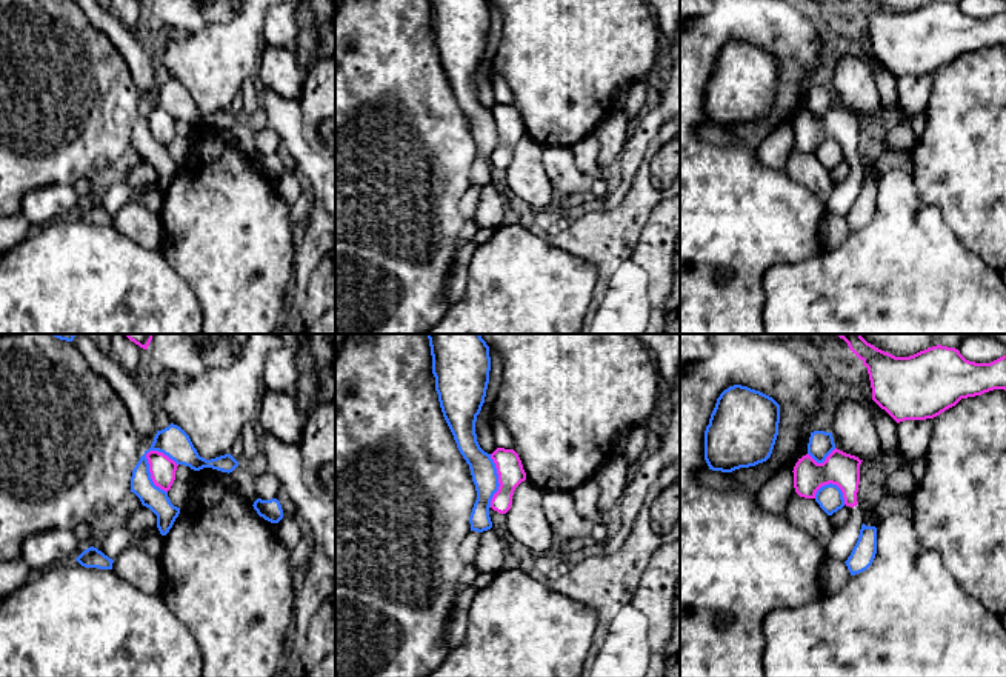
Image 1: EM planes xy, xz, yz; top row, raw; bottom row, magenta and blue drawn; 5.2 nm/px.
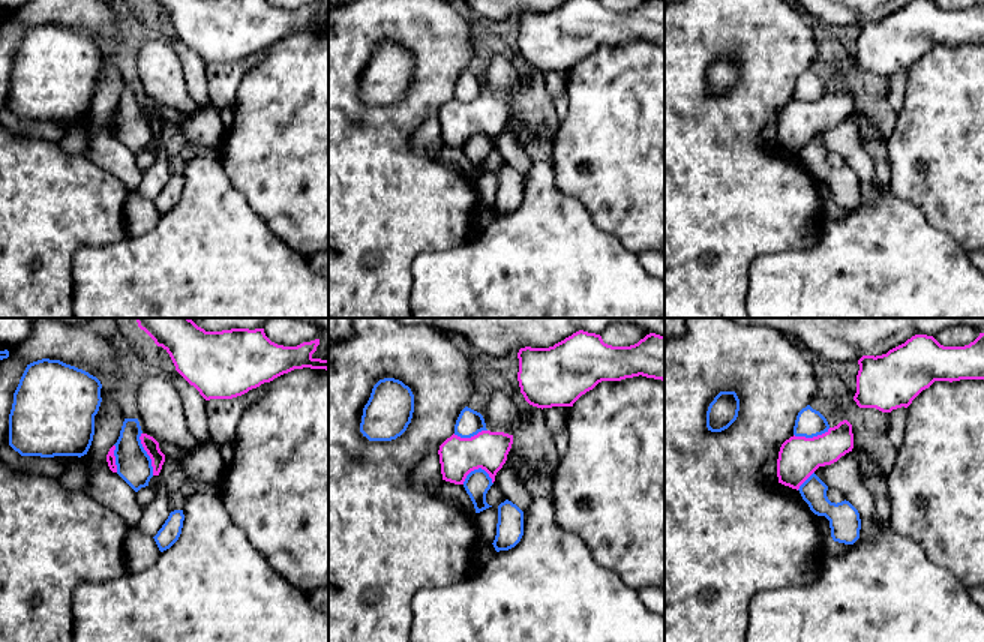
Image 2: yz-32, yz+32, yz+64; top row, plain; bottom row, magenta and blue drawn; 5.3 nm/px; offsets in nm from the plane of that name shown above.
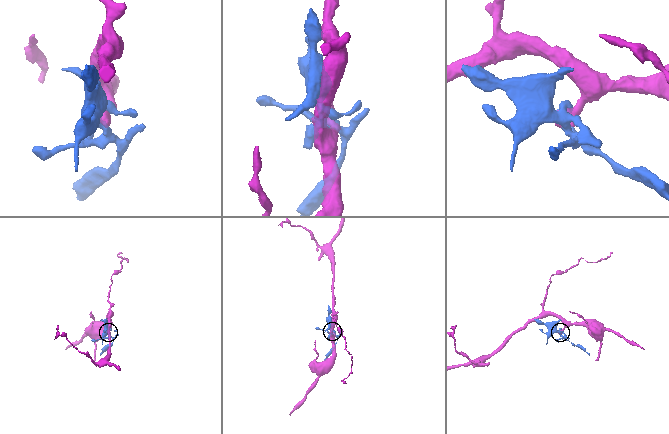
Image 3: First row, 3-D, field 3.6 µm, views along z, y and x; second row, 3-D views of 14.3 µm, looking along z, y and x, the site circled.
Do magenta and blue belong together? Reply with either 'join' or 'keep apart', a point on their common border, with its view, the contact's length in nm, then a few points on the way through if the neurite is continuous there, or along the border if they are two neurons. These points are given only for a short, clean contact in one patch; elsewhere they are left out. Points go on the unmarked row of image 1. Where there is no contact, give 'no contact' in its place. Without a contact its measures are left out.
keep apart; meets magenta in xy at (149, 126); contact 240 nm long; border along xy (149, 105), (146, 110), (149, 133), (166, 148)

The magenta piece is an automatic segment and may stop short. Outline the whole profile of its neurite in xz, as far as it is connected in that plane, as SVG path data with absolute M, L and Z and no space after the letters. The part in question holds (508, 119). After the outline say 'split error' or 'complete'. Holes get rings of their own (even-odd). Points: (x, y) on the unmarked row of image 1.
M497 103L491 114L495 118L498 129L498 146L491 155L491 163L500 169L506 169L512 160L515 143L526 135L521 115L514 105Z | complete

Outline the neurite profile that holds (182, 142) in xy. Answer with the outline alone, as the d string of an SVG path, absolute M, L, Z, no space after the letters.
M185 120L177 122L175 135L171 145L168 146L168 152L174 162L182 163L188 157L192 148L194 134L195 134L194 125Z

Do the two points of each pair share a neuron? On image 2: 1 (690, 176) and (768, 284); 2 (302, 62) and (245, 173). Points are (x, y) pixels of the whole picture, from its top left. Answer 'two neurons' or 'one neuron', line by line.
1: two neurons
2: one neuron

